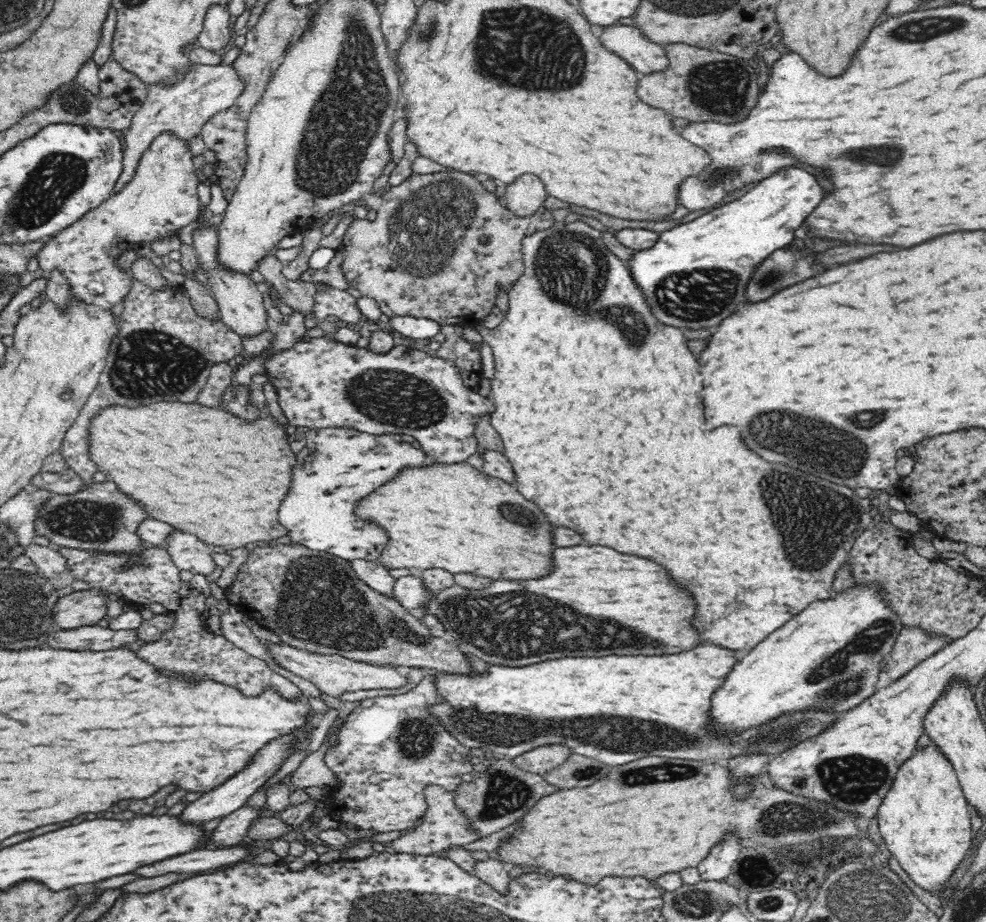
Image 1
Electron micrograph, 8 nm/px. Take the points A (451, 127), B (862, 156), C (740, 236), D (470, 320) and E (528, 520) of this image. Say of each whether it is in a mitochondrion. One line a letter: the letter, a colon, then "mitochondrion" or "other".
A: other
B: mitochondrion
C: other
D: other
E: mitochondrion

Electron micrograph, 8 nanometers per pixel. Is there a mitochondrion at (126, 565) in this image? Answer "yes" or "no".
yes

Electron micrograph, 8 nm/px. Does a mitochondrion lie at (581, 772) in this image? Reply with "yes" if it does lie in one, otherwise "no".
yes

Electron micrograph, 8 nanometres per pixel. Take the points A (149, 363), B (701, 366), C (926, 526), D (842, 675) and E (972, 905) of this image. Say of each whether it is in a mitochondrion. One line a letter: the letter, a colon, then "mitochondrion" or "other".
A: mitochondrion
B: other
C: other
D: mitochondrion
E: mitochondrion

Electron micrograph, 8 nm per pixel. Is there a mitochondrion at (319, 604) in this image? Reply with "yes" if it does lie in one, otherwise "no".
yes

